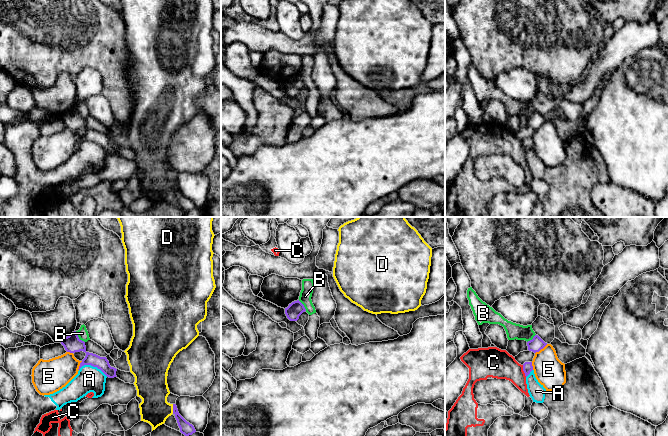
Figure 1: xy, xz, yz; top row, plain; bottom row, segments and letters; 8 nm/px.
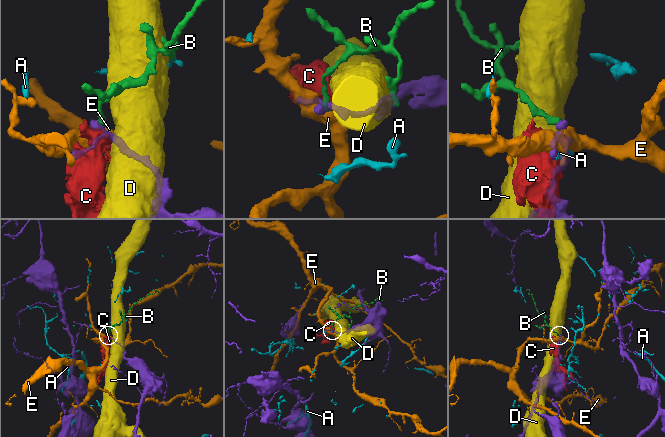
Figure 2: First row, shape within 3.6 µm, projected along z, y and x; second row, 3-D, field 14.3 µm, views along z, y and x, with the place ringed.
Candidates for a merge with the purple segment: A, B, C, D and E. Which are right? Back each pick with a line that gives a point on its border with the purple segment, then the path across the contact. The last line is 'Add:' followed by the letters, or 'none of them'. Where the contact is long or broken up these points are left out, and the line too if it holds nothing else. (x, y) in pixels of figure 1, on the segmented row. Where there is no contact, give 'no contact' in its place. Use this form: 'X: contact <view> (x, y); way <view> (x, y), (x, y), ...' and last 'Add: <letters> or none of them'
Add: none of them

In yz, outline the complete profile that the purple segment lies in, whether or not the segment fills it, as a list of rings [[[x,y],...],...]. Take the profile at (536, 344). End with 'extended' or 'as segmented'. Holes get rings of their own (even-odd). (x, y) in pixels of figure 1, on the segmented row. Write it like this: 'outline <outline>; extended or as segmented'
outline [[[535,335],[532,340],[527,342],[528,350],[534,353],[543,349],[547,343],[545,343],[538,335]]]; as segmented

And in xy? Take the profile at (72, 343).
outline [[[76,331],[72,332],[69,336],[65,337],[61,344],[65,350],[70,353],[83,351],[86,353],[85,358],[80,363],[79,369],[84,365],[91,365],[100,369],[107,377],[114,378],[116,376],[117,369],[111,367],[106,357],[100,357],[96,354],[86,351],[85,342],[80,340]]]; as segmented

